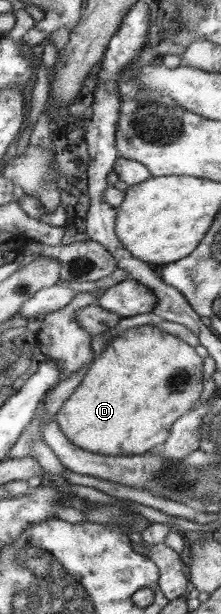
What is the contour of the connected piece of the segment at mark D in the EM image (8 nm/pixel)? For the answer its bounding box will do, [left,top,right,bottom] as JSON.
[55,325,204,456]

